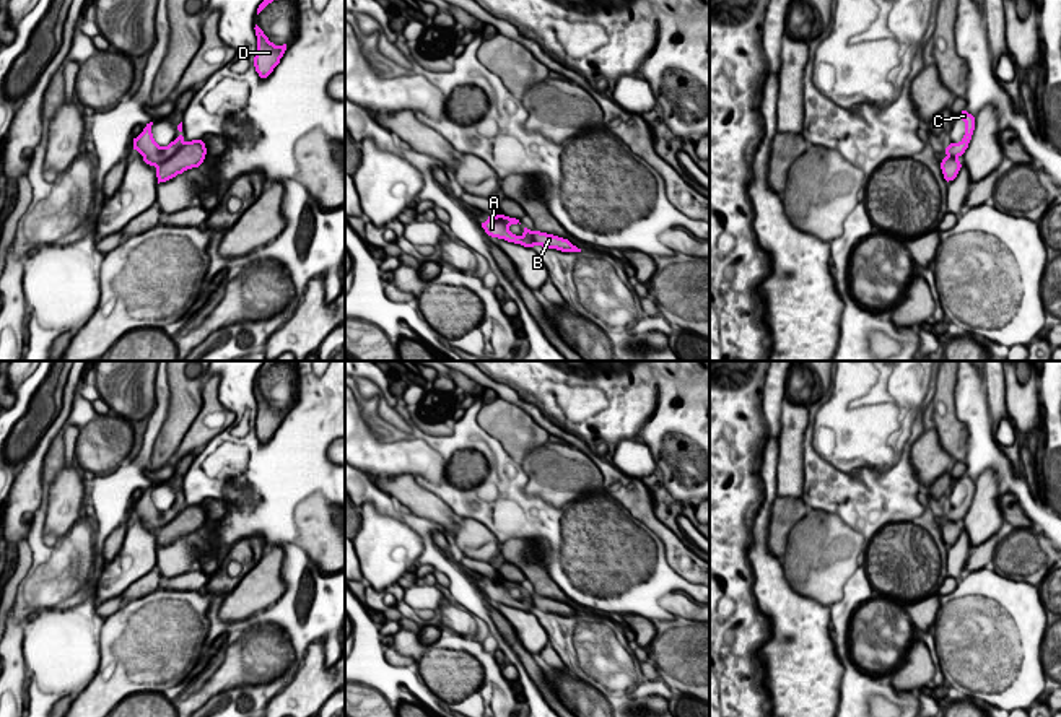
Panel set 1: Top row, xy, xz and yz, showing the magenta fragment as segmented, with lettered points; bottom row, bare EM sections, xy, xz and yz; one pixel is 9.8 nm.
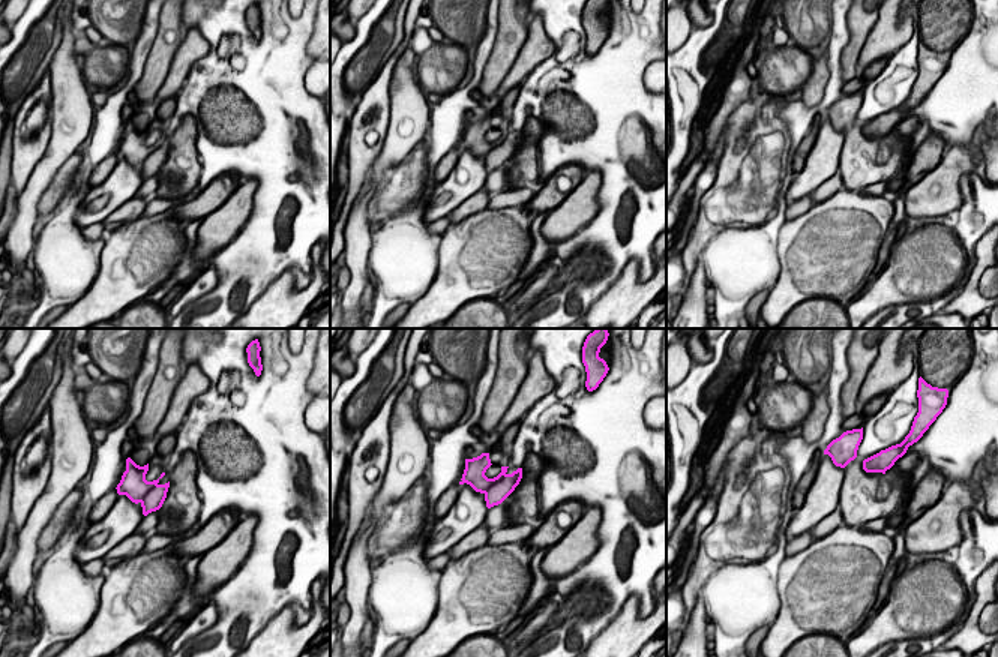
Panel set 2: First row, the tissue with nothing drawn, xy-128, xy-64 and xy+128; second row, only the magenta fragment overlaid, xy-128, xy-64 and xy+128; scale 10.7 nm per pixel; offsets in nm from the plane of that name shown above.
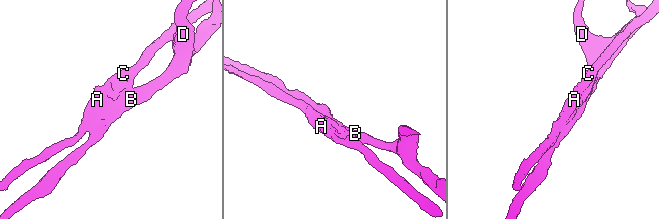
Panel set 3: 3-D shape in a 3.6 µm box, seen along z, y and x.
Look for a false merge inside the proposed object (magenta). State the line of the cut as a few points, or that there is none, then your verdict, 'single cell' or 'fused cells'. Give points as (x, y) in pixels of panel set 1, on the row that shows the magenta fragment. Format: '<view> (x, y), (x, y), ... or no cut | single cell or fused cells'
xy (184, 142), (157, 168) | fused cells

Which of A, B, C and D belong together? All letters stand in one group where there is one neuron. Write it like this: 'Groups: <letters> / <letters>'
Groups: A C / B D

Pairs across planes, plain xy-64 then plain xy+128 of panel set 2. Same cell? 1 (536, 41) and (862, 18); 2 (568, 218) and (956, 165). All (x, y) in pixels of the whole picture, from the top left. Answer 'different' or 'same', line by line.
1: different
2: same

